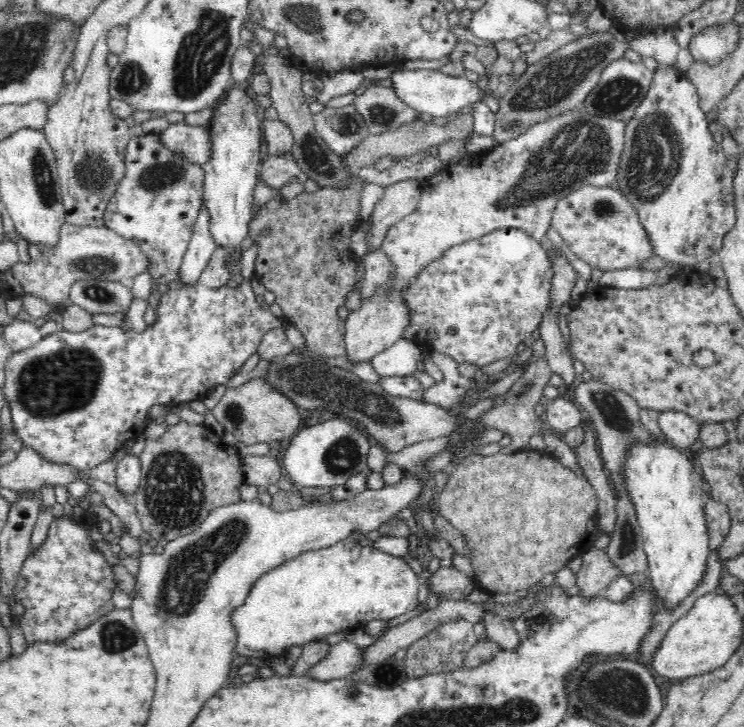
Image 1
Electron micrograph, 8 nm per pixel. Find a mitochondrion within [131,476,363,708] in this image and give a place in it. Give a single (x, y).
(183, 583)

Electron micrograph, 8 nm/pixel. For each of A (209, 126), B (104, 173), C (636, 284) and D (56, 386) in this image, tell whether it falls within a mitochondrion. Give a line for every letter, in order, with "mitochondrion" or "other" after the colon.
A: other
B: mitochondrion
C: other
D: mitochondrion

